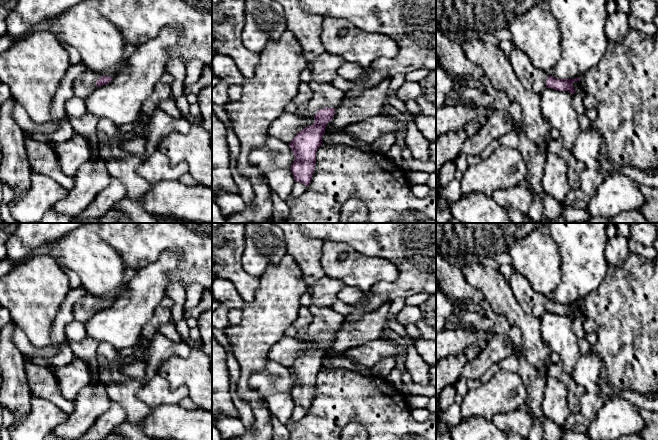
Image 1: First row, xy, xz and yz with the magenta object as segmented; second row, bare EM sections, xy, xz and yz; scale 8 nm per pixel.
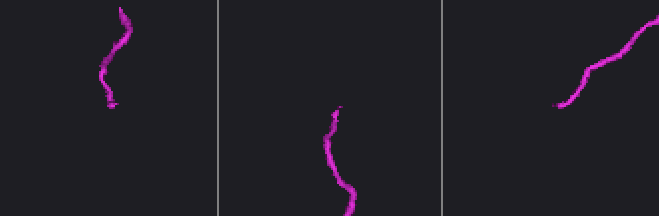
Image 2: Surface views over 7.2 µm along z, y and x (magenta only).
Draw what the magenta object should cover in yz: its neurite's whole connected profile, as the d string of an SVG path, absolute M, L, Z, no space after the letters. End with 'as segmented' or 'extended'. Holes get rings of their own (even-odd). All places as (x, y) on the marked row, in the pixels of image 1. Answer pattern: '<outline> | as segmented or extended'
M512 44L512 49L510 51L510 56L509 56L509 61L512 65L512 68L516 74L516 76L519 78L520 82L522 85L529 91L532 91L536 94L540 94L546 87L551 88L554 90L558 91L568 91L572 95L576 92L573 83L575 81L580 82L580 77L575 78L575 79L556 79L553 76L549 76L547 72L537 68L532 61L528 58L528 56L517 49L513 44Z | extended

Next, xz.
M310 81L312 97L309 101L298 106L296 115L300 118L311 119L315 122L299 131L289 143L295 160L291 171L295 182L309 186L316 165L316 153L322 145L327 124L335 115L335 108L344 98L344 92L332 83L317 83Z | extended

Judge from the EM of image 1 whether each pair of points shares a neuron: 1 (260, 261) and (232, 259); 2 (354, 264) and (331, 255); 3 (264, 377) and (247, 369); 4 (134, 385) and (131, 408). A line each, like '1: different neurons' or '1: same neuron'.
1: different neurons
2: same neuron
3: different neurons
4: same neuron

